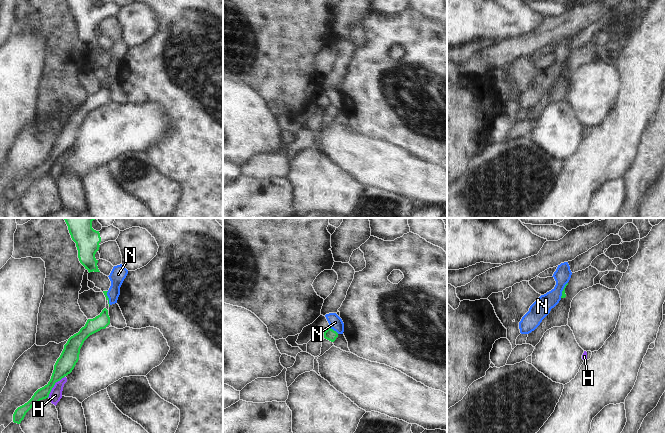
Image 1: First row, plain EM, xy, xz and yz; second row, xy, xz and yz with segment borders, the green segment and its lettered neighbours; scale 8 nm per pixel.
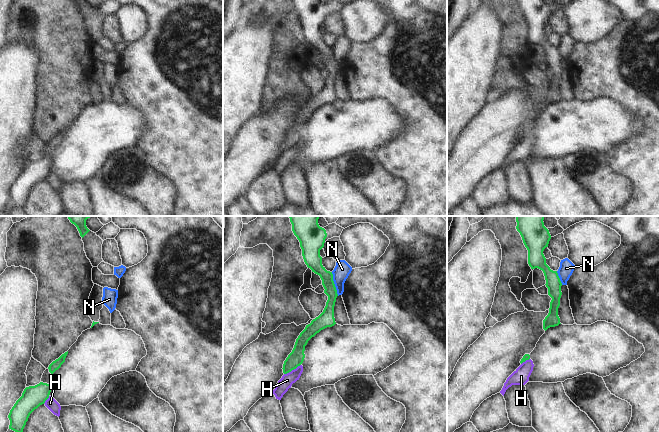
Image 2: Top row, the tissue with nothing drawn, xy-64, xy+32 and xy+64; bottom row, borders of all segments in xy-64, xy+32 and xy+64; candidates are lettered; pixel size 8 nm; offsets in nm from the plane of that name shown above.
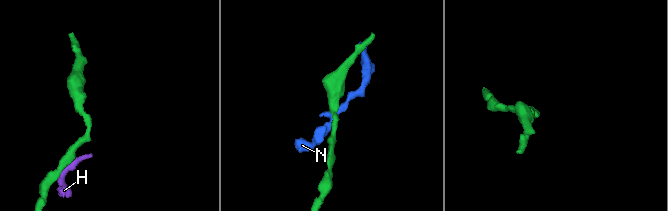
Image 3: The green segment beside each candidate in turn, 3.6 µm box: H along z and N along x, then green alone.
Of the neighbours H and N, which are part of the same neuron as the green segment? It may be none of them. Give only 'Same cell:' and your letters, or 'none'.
Same cell: none

